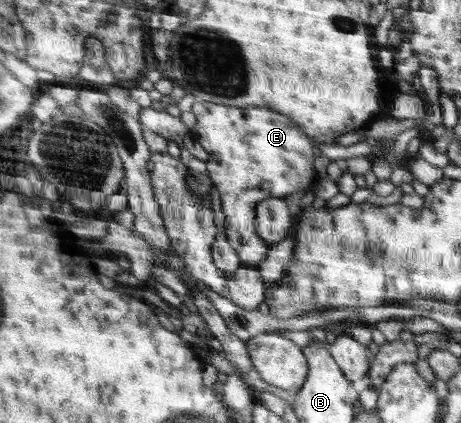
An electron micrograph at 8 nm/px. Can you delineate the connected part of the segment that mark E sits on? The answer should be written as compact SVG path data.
M197 100L191 108L192 114L196 117L194 128L189 130L192 139L210 154L206 161L206 170L214 187L220 193L222 212L225 216L225 232L230 246L236 250L242 264L258 266L267 259L273 251L270 244L254 230L254 208L258 202L276 197L286 198L288 192L305 191L306 186L312 182L314 168L314 142L306 136L306 133L296 125L296 122L284 114L268 108L254 107L229 107L223 104L214 104Z

